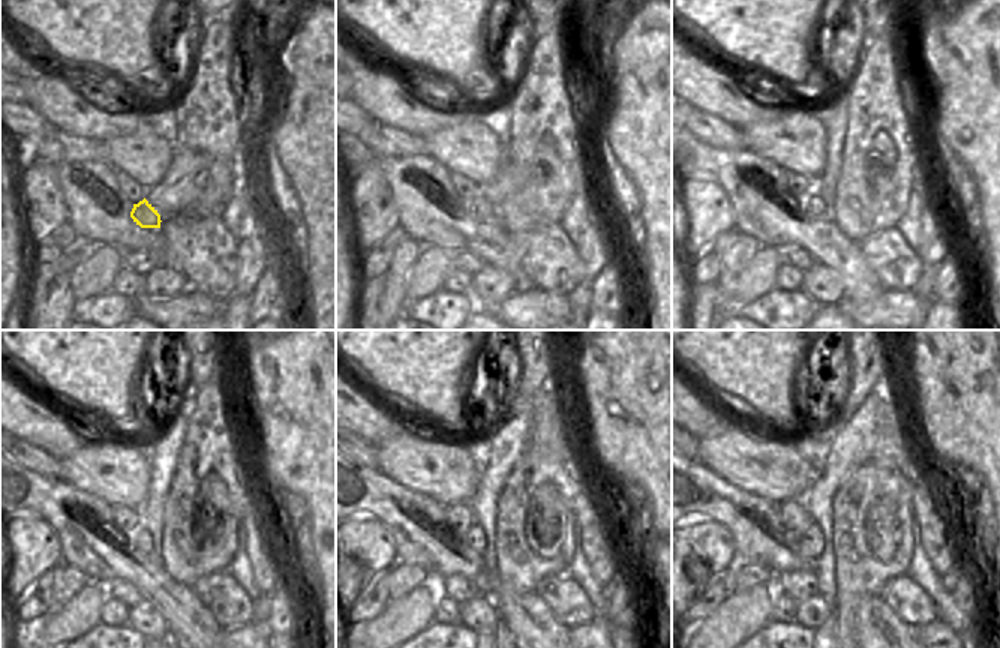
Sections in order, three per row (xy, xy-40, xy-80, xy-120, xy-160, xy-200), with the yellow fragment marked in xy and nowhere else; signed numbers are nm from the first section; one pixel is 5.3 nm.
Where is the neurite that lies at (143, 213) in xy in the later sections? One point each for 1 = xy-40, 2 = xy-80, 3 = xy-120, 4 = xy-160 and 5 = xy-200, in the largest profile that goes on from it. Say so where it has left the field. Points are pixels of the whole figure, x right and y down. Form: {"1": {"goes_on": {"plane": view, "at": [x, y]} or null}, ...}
{"1": {"goes_on": {"plane": "xy-40", "at": [479, 209]}}, "2": {"goes_on": {"plane": "xy-80", "at": [811, 204]}}, "3": {"goes_on": {"plane": "xy-120", "at": [141, 540]}}, "4": {"goes_on": {"plane": "xy-160", "at": [476, 539]}}, "5": {"goes_on": {"plane": "xy-200", "at": [811, 543]}}}

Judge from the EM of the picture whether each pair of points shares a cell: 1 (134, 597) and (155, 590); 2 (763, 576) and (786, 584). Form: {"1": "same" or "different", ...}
{"1": "different", "2": "different"}

